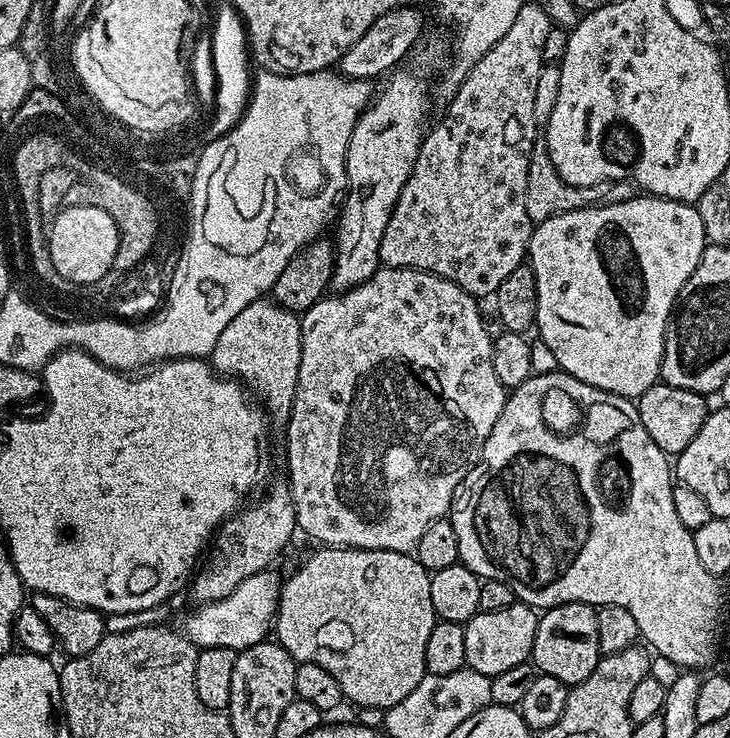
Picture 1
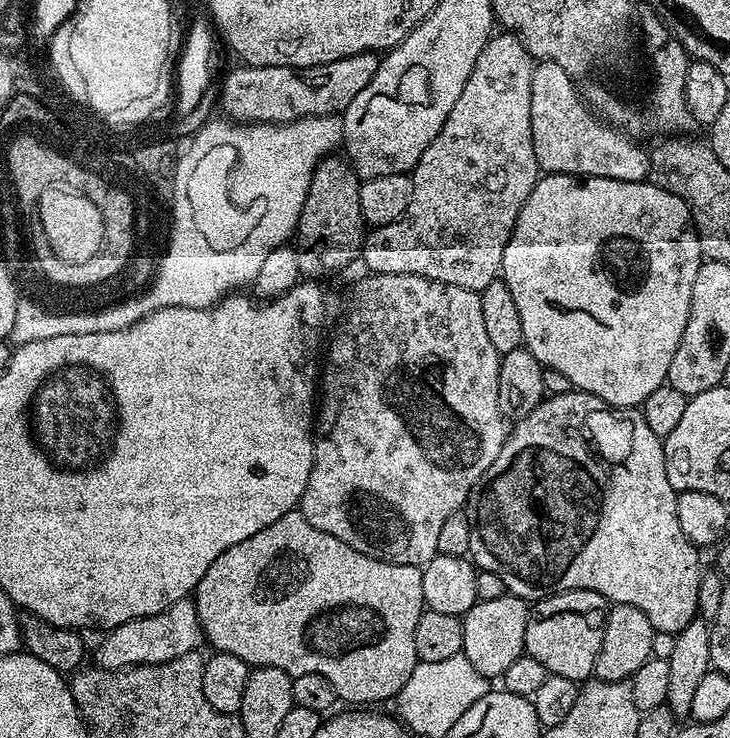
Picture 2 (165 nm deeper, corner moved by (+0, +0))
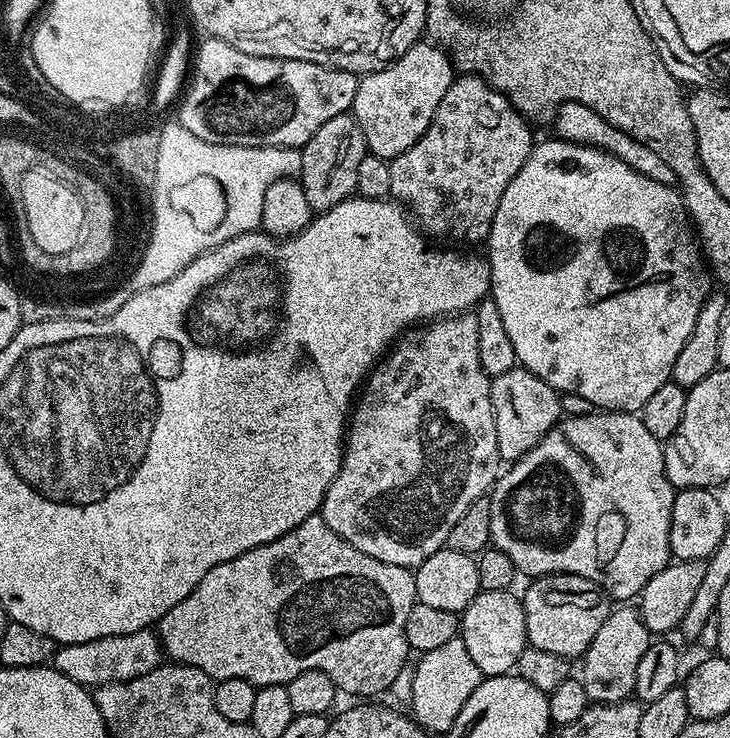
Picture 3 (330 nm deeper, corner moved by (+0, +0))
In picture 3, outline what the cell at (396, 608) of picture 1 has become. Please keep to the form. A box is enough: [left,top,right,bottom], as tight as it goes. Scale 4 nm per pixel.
[158,514,418,698]

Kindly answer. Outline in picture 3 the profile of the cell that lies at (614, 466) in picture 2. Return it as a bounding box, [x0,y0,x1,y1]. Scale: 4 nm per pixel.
[490,410,677,602]

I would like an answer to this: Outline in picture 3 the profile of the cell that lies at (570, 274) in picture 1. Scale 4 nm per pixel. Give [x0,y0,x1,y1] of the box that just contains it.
[486,138,710,414]

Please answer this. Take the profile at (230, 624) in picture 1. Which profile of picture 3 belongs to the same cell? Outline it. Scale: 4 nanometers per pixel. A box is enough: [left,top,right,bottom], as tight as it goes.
[51,628,162,686]

